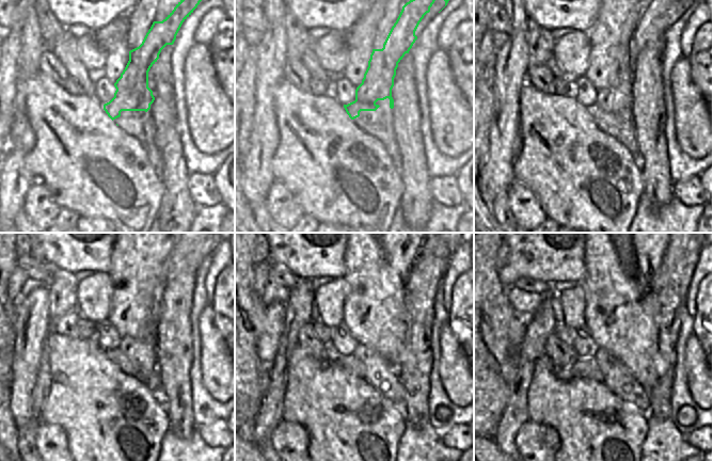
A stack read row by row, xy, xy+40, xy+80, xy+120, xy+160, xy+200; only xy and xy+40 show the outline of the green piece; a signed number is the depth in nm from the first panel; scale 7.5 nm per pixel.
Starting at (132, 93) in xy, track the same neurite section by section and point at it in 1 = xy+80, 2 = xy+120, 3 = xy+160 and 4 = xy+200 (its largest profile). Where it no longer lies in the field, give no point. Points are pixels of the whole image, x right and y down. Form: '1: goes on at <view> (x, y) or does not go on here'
1: goes on at xy+80 (656, 17)
2: goes on at xy+120 (177, 259)
3: goes on at xy+160 (446, 254)
4: goes on at xy+200 (685, 256)

